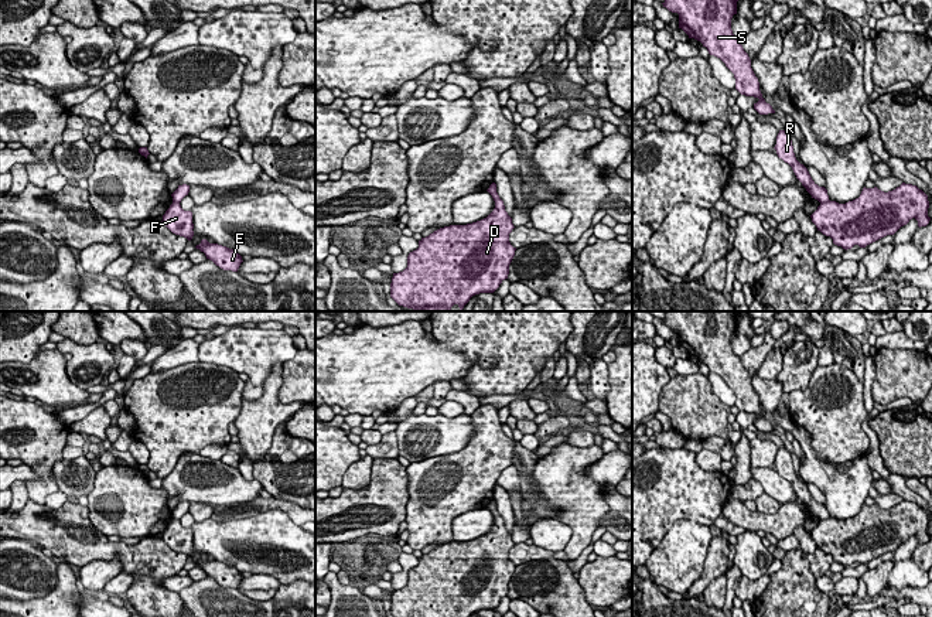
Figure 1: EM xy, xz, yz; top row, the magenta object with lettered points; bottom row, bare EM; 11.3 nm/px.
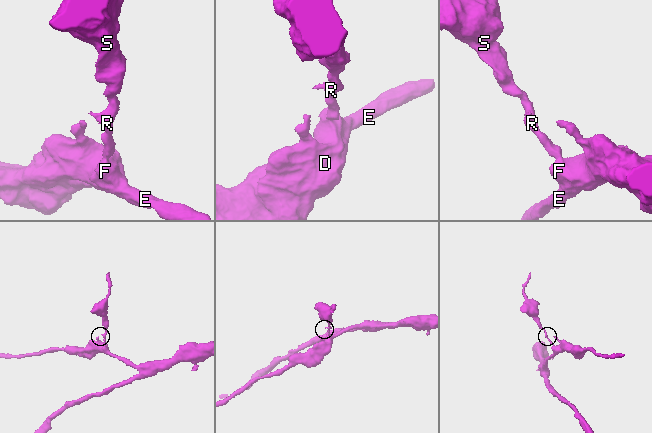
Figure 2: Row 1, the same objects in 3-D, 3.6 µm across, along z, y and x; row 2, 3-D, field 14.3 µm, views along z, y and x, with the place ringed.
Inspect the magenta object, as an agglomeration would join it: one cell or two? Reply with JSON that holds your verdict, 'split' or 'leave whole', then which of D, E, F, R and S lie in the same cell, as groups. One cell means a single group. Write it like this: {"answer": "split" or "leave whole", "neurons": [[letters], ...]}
{"answer": "split", "neurons": [["D", "E", "F"], ["R", "S"]]}

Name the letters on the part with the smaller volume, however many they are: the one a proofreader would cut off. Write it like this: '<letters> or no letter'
R, S

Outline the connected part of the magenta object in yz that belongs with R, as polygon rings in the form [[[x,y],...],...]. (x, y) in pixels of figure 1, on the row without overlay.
[[[779,447],[774,466],[776,467],[778,474],[792,484],[796,495],[802,500],[812,515],[817,517],[820,521],[829,518],[827,507],[819,504],[812,497],[808,485],[796,477],[791,453],[786,447]]]

